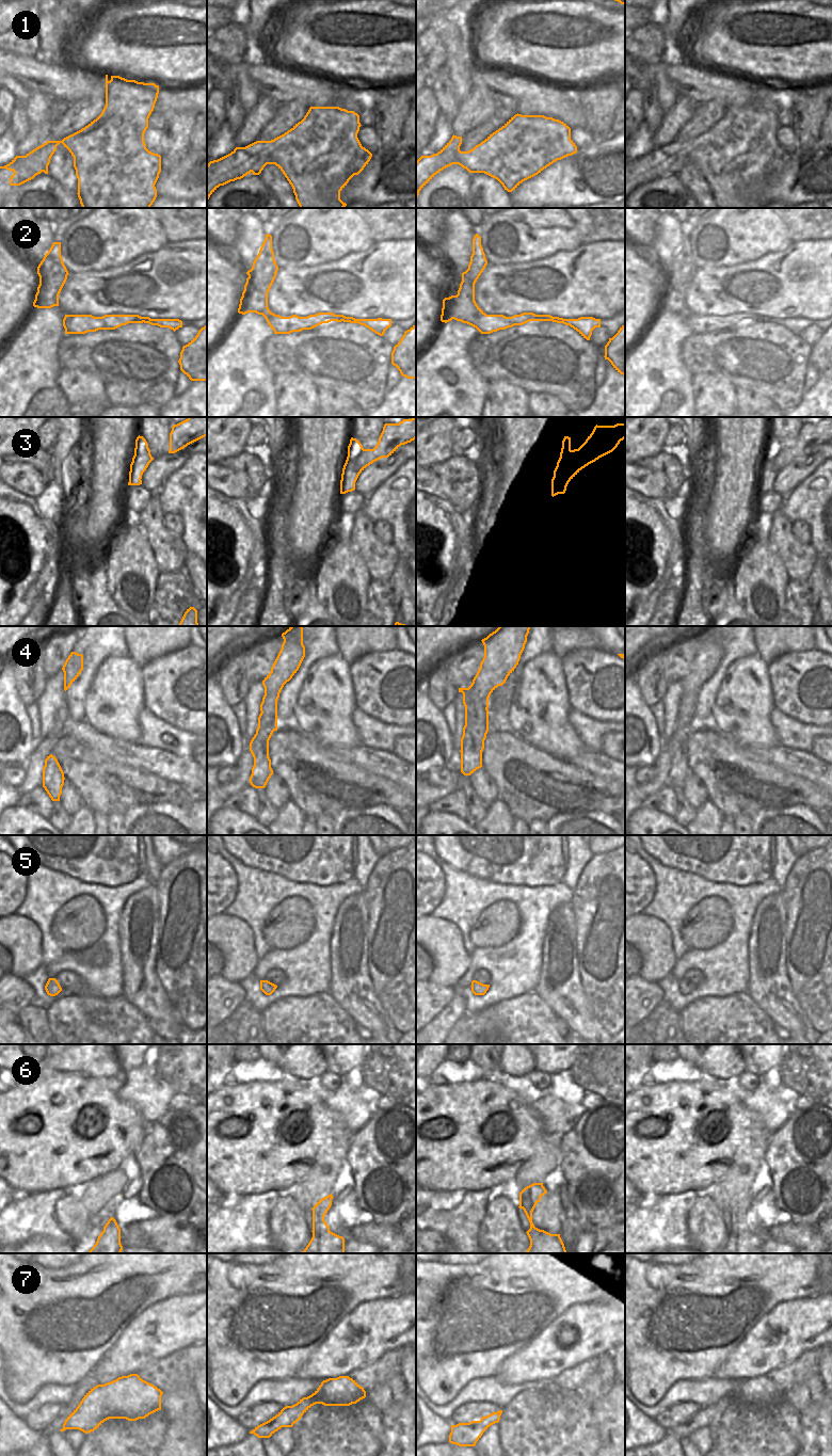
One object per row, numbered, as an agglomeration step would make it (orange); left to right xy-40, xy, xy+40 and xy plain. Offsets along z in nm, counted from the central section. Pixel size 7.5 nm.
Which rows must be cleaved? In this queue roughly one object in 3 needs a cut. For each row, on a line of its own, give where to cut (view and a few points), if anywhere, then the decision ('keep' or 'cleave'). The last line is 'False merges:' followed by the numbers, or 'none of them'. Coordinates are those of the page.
1: cut xy (274, 140), (274, 145), (267, 163); cleave
2: cut xy+40 (549, 318), (531, 317), (529, 320); cleave
3: cut xy (364, 449), (349, 480), (340, 485); cleave
4: cut xy+40 (472, 683), (478, 699), (488, 707); cleave
5: cut none; keep
6: cut none; keep
7: cut none; keep
False merges: 1, 2, 3, 4

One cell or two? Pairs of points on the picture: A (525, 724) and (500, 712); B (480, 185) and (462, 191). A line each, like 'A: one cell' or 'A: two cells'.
A: two cells
B: two cells

